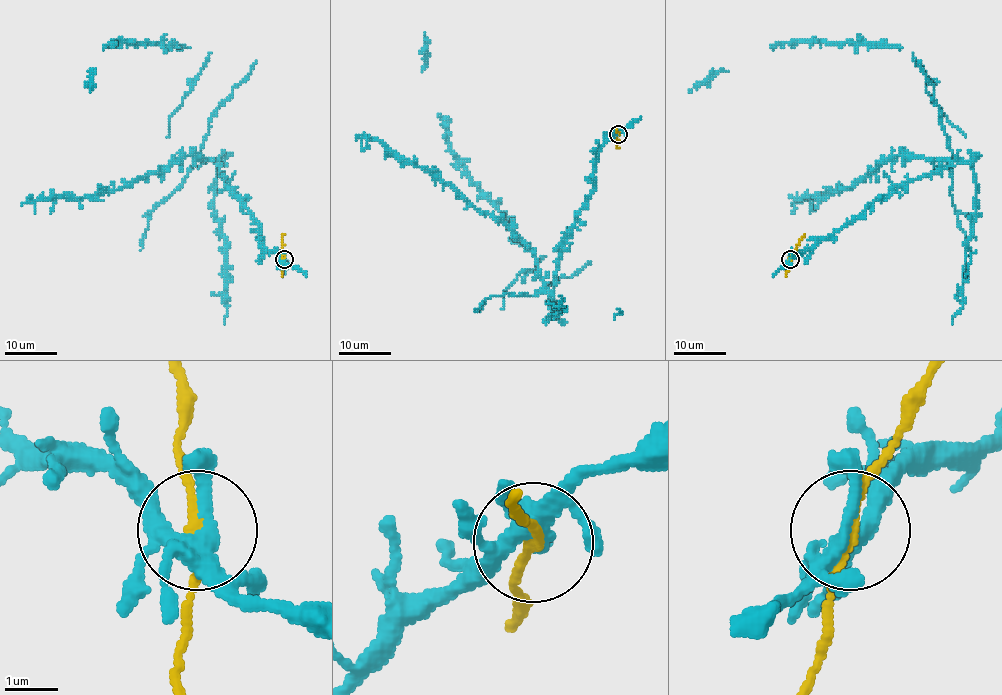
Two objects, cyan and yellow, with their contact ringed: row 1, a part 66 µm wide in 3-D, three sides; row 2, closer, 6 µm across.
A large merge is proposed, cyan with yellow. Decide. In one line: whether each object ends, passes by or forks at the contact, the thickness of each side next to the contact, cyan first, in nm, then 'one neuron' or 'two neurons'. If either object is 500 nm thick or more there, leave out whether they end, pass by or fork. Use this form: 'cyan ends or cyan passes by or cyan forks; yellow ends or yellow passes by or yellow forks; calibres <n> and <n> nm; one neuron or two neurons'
cyan forks; yellow passes by; calibres 320 and 180 nm; two neurons

